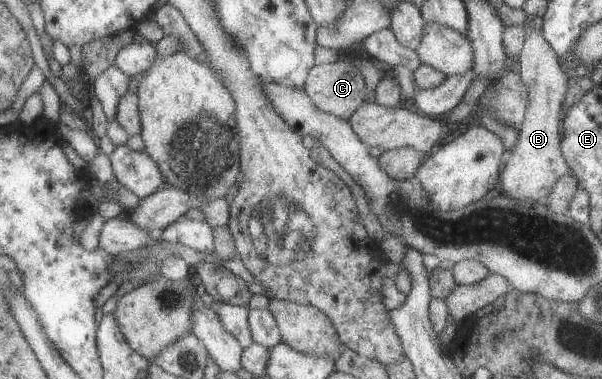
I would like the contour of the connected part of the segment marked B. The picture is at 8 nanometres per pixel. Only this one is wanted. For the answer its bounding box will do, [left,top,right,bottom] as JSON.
[499,22,571,202]

